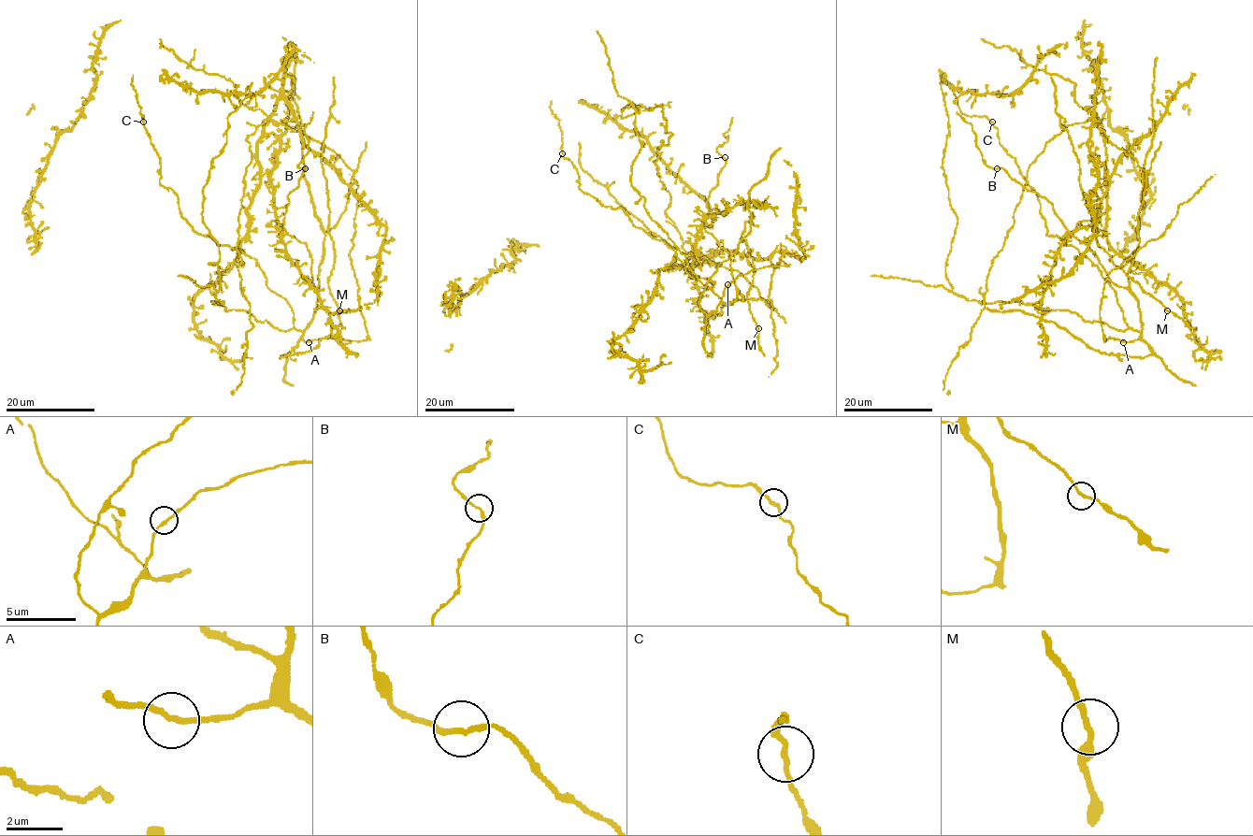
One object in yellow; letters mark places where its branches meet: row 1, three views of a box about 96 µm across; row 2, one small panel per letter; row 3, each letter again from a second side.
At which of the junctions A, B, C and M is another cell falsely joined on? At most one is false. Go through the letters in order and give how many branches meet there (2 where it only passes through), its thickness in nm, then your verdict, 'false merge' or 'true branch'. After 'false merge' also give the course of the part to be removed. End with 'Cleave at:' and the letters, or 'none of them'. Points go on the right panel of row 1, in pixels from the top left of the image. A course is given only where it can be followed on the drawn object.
A: 2 | 180 nm | true branch
B: 2 | 180 nm | true branch
C: 2 | 180 nm | true branch
M: 2 | 190 nm | true branch
Cleave at: none of them

